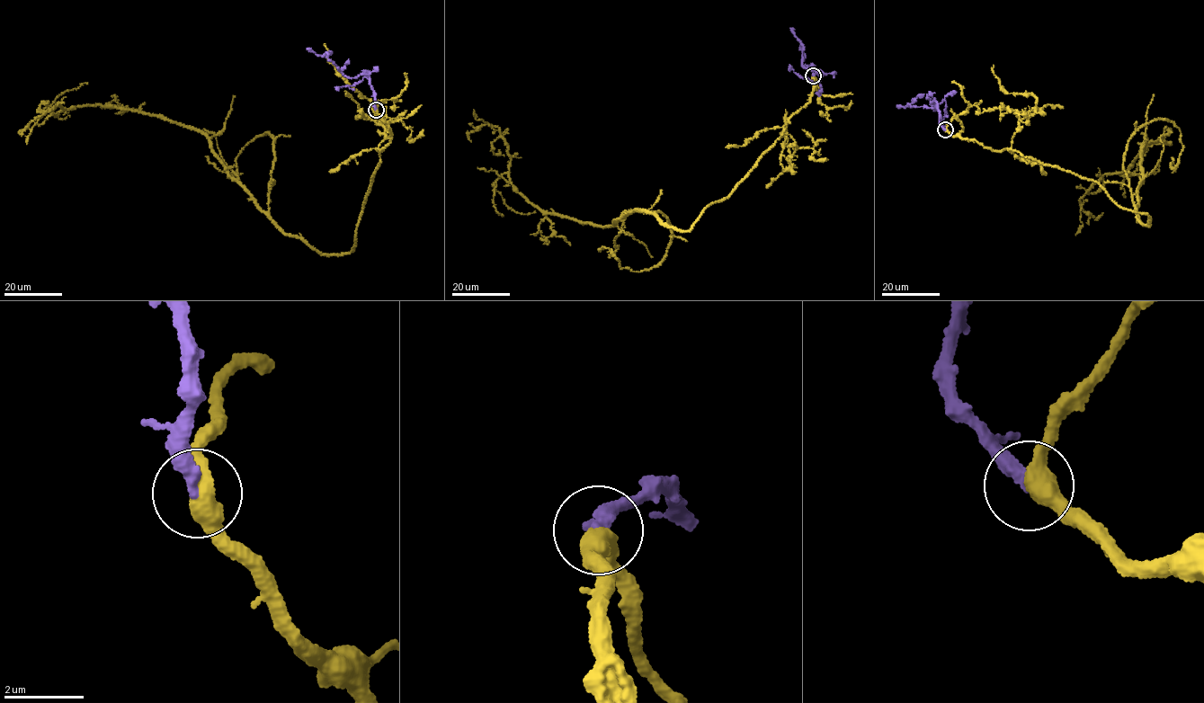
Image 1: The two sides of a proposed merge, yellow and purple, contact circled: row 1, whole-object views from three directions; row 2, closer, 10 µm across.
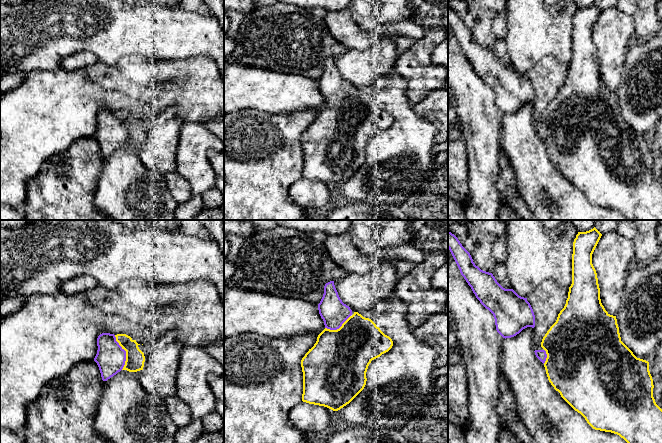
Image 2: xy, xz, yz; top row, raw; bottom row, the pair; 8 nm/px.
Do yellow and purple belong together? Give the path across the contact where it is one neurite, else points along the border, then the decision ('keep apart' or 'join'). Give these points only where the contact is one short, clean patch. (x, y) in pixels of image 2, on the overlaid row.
across xy (135, 358), (132, 358), (126, 352), (116, 352), (110, 358) | join

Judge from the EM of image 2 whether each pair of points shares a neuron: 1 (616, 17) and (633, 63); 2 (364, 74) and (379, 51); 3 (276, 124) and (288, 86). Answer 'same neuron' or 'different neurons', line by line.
1: different neurons
2: same neuron
3: different neurons

